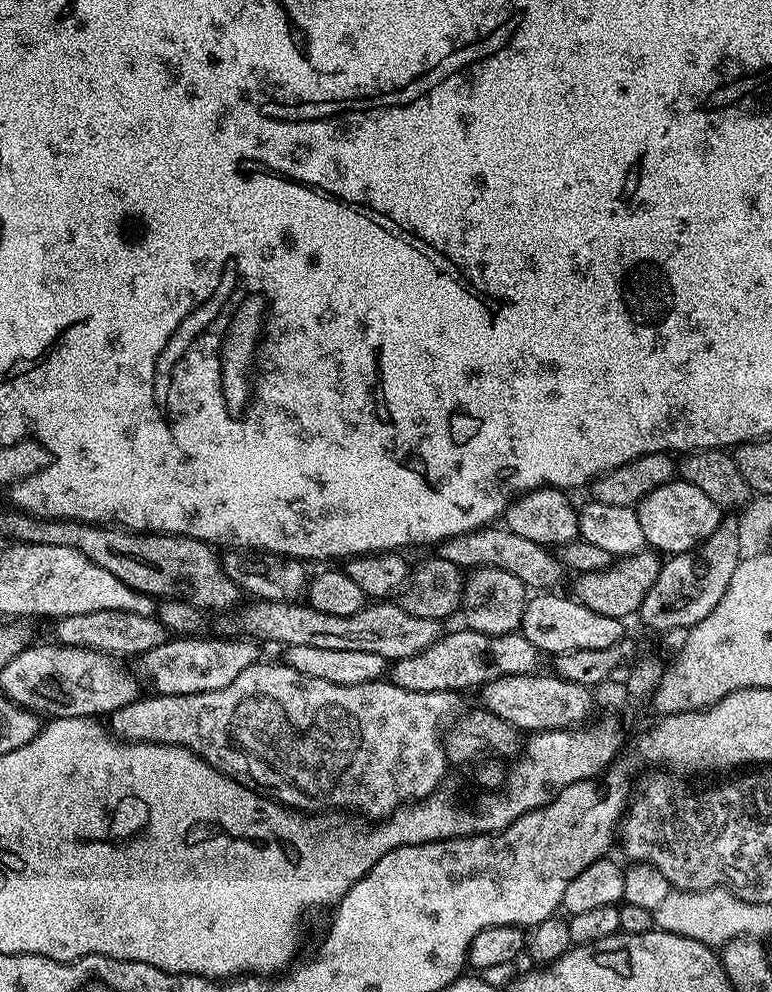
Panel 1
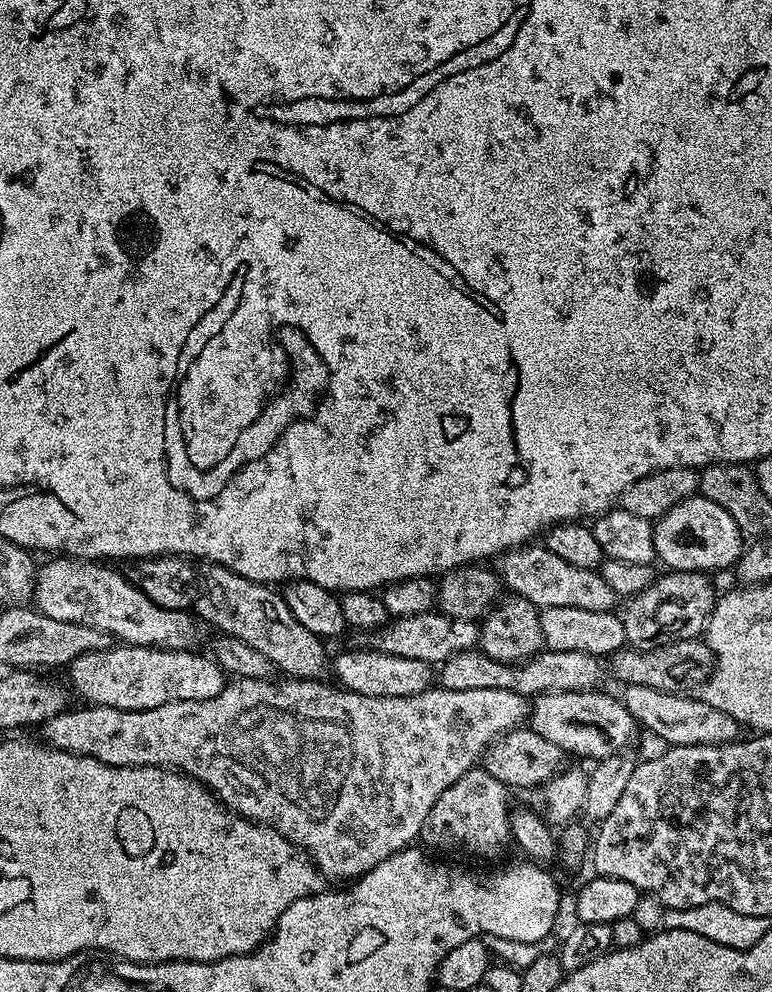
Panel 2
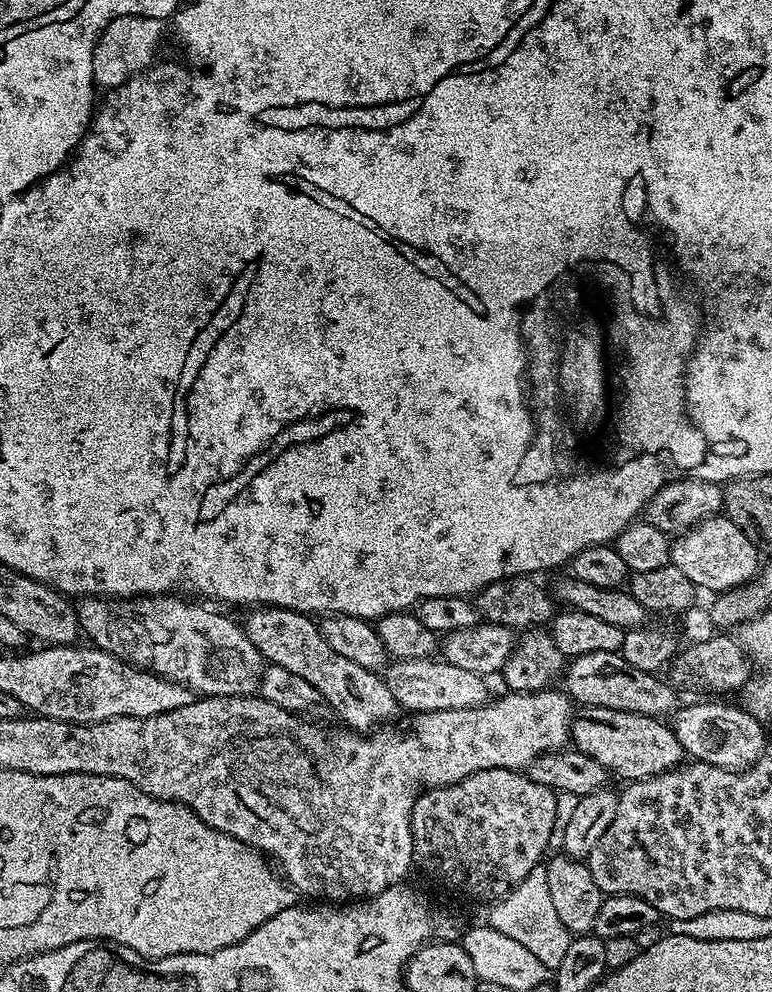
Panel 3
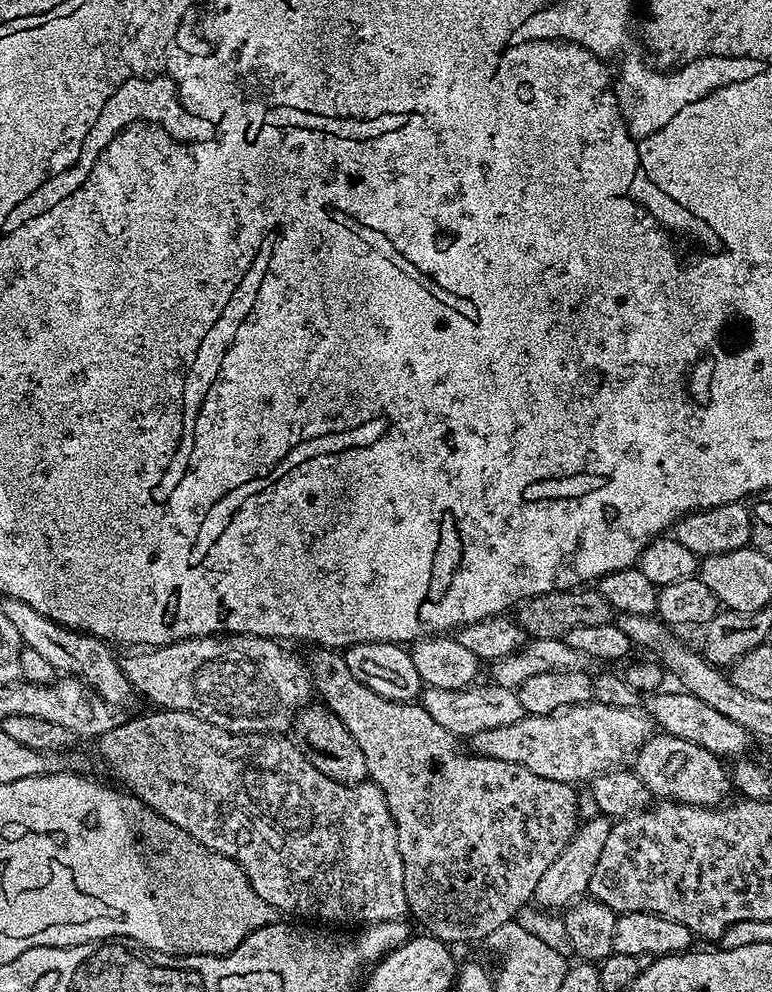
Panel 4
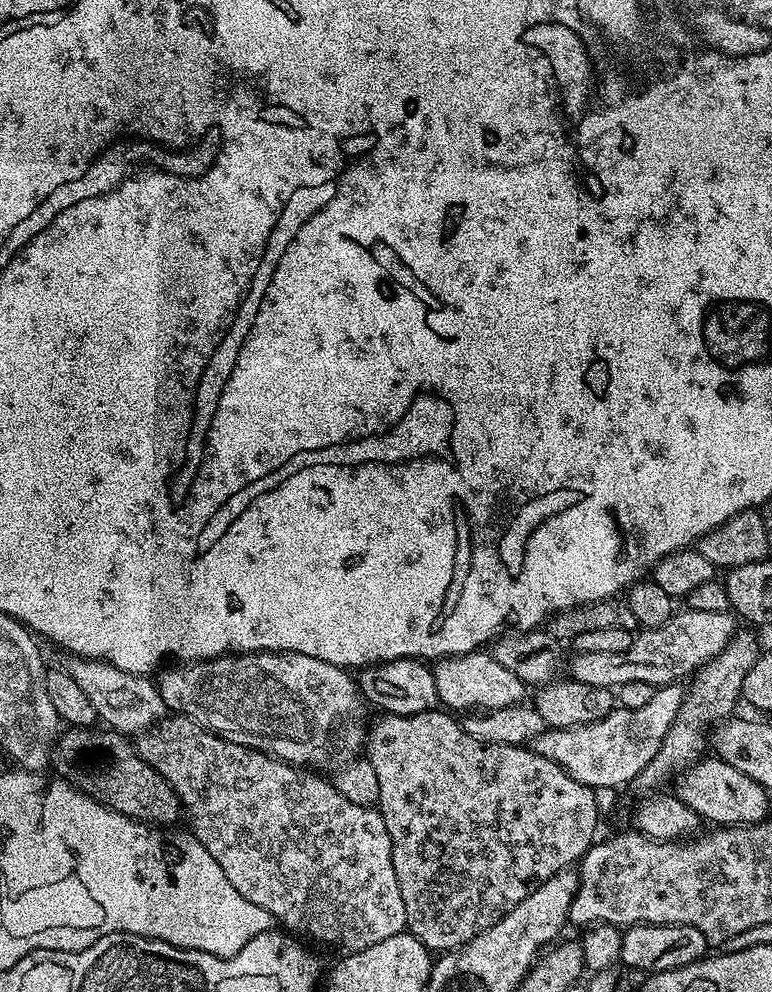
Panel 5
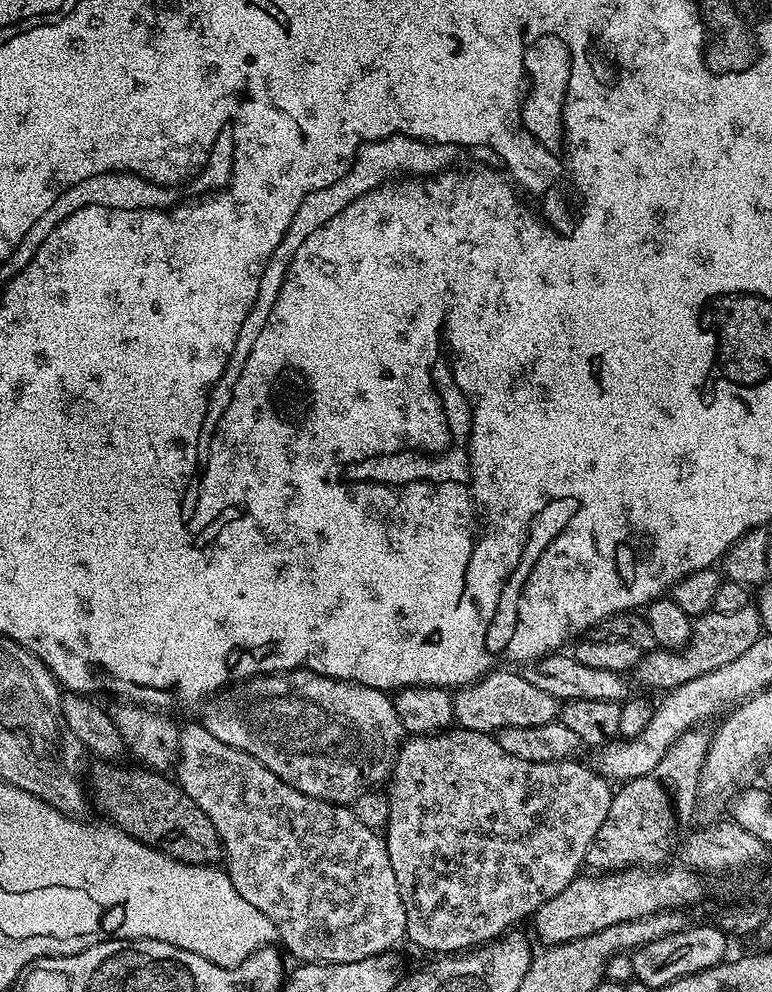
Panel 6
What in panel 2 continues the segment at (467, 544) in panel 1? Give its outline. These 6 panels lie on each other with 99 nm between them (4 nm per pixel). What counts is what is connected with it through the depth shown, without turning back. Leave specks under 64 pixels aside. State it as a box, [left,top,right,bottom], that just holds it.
[494,542,618,612]

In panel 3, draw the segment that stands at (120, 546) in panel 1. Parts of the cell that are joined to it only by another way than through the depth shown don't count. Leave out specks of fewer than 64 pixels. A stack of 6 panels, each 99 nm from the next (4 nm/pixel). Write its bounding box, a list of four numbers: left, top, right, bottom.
[242,606,398,734]

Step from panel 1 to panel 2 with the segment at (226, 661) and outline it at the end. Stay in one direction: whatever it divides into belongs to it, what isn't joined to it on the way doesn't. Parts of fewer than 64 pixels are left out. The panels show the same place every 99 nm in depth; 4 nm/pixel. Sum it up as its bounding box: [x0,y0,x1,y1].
[67,646,226,710]

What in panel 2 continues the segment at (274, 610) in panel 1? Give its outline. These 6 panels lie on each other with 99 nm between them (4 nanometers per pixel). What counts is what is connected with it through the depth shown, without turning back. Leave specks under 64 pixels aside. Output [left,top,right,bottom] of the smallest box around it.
[371,610,480,666]

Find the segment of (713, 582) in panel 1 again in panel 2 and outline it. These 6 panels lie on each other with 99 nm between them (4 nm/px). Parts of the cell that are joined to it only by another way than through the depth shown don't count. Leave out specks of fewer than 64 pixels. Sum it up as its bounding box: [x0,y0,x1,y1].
[622,571,718,650]

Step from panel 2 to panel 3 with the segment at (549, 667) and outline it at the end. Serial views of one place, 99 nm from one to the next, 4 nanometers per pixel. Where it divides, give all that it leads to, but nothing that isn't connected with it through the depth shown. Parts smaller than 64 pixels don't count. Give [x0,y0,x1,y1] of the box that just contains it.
[562,652,678,718]

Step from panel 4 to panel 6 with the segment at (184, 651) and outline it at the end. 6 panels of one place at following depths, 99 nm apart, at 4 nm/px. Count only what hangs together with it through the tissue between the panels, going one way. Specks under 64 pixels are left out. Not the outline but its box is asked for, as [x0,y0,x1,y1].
[202,668,406,806]

